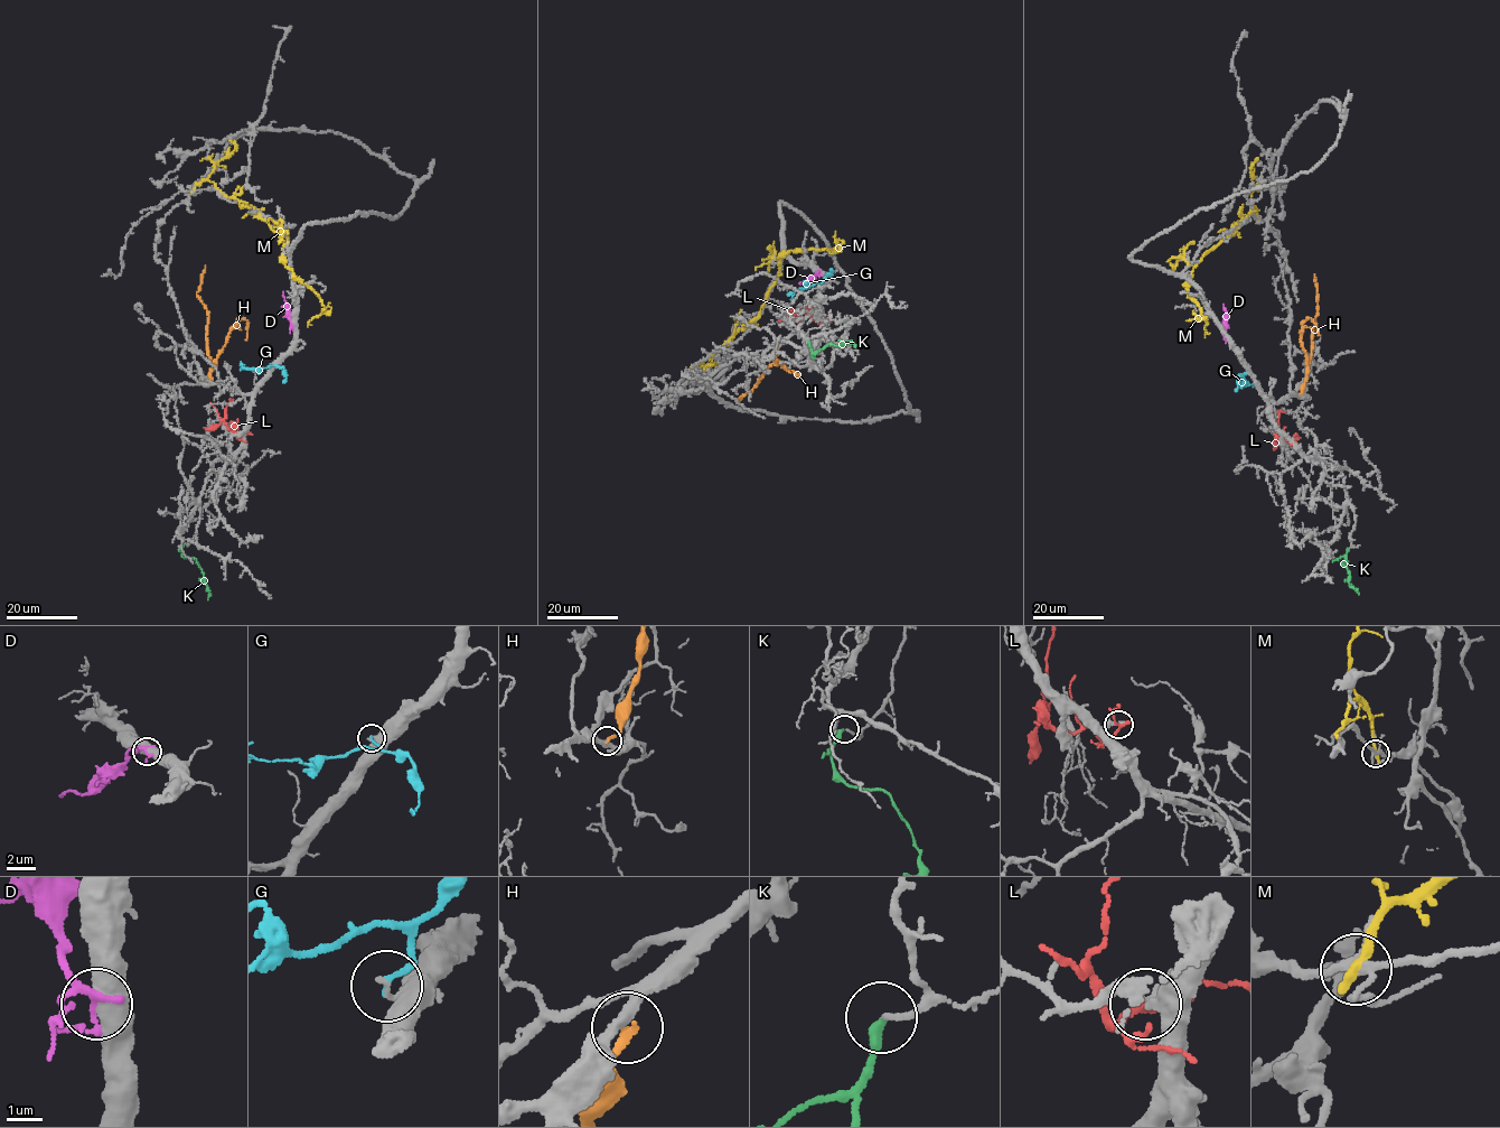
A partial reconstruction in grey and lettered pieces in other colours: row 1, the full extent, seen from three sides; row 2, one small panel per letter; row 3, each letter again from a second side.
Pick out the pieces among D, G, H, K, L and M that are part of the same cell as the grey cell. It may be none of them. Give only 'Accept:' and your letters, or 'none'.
Accept: K

